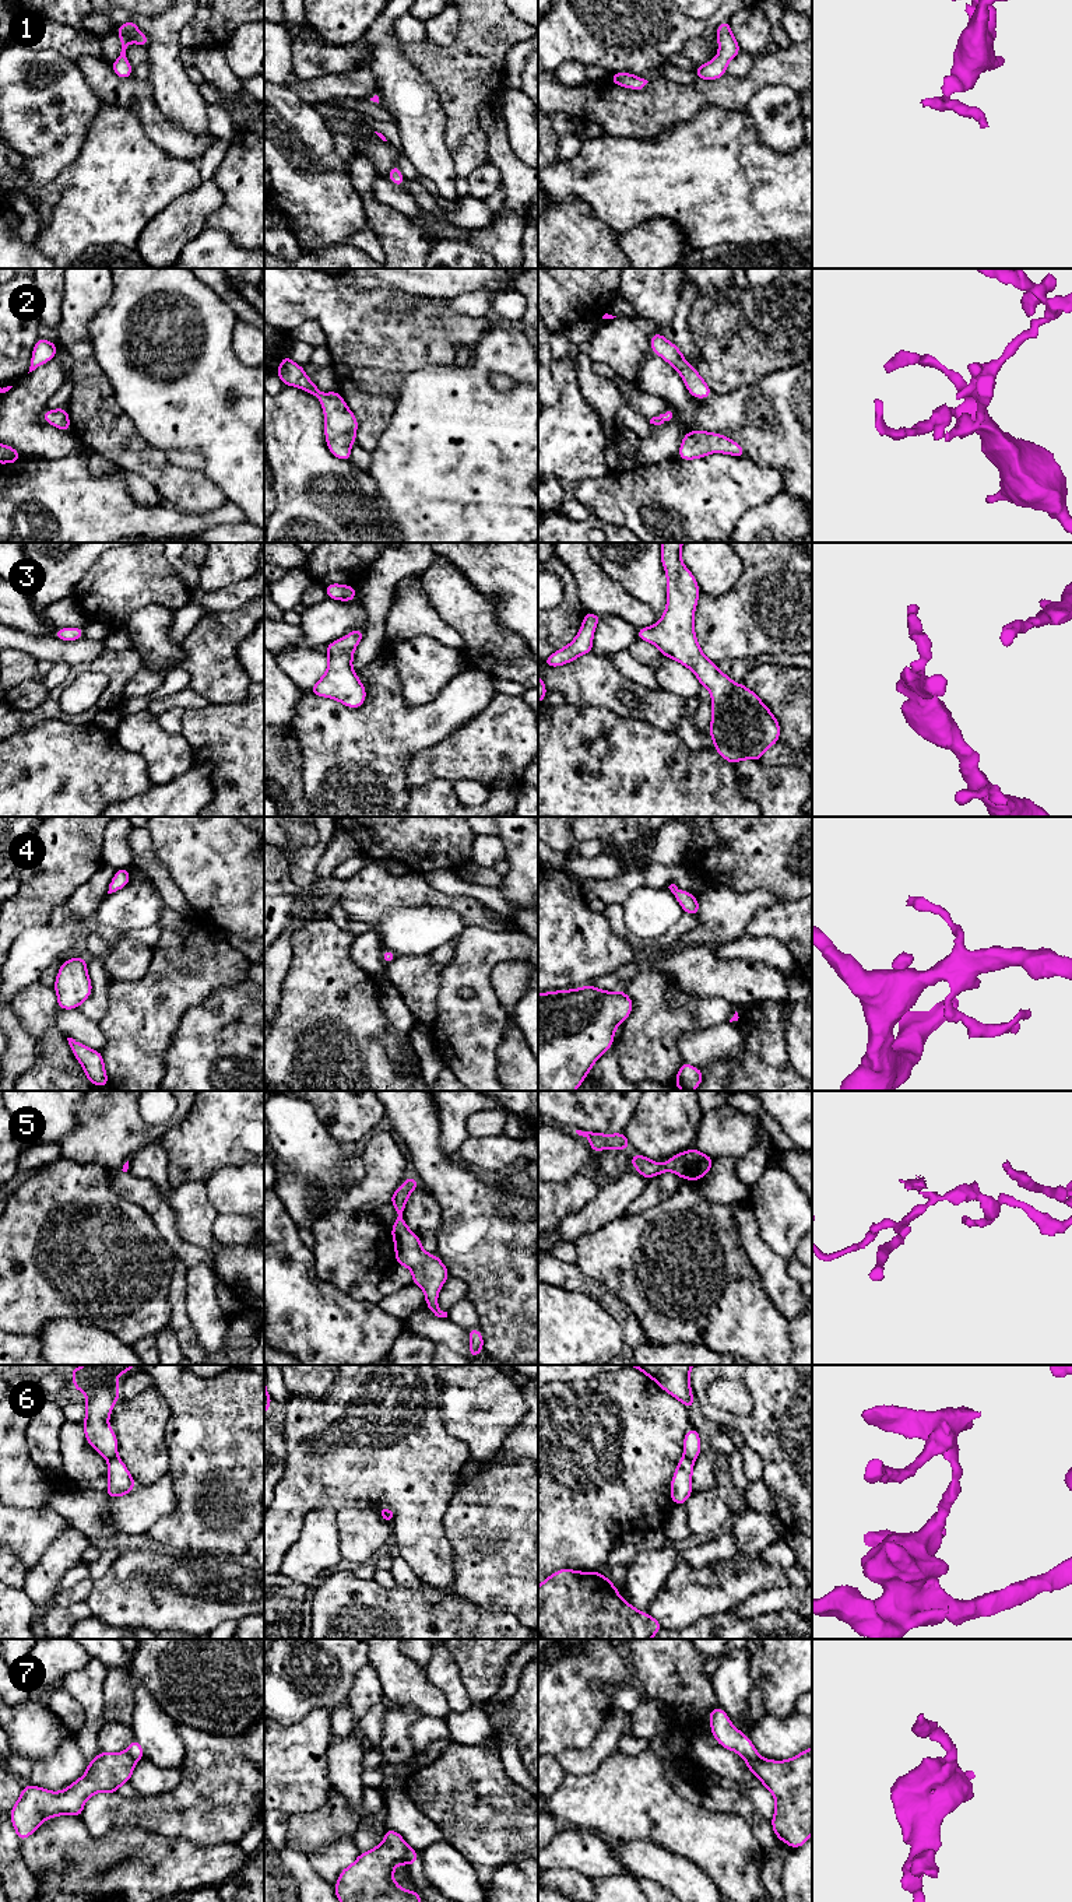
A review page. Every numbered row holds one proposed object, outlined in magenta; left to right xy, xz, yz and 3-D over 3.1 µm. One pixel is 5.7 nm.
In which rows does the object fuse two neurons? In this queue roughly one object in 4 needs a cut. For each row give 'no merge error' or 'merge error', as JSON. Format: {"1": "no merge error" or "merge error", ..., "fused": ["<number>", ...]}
{"1": "no merge error", "2": "no merge error", "3": "no merge error", "4": "no merge error", "5": "no merge error", "6": "merge error", "7": "merge error", "fused": ["6", "7"]}

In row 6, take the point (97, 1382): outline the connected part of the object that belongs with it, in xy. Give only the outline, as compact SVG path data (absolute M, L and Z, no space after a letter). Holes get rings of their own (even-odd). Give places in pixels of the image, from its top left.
M84 1365L80 1368L68 1368L73 1375L74 1389L82 1392L87 1396L85 1413L87 1417L82 1422L85 1438L91 1447L102 1454L106 1460L117 1457L117 1438L115 1431L108 1425L112 1408L119 1400L119 1380L116 1376L126 1373L137 1365Z

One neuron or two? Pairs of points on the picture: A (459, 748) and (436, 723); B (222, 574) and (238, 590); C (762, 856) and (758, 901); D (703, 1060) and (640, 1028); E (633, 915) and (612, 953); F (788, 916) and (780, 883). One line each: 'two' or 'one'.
A: two
B: two
C: two
D: two
E: two
F: two

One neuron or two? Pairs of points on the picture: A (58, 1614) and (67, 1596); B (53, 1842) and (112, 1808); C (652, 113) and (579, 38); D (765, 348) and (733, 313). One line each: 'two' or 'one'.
A: two
B: two
C: two
D: two

